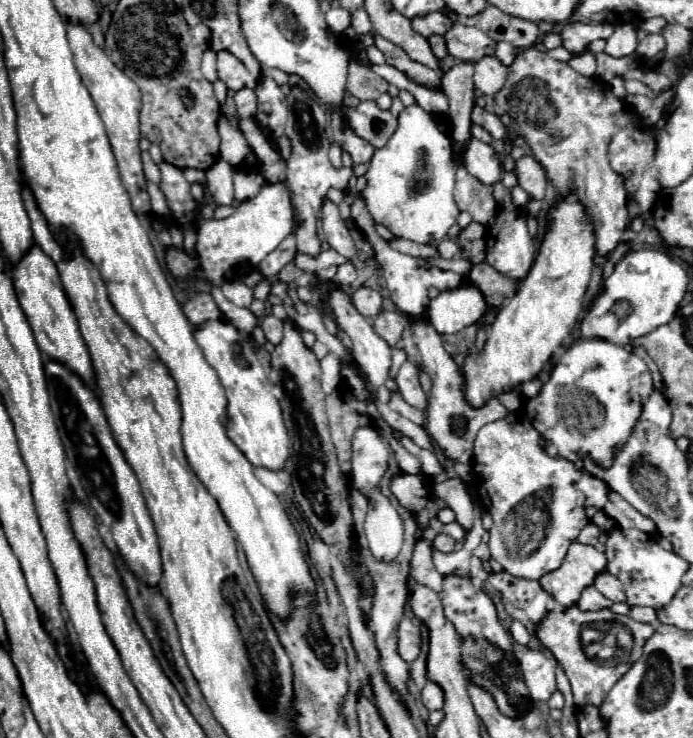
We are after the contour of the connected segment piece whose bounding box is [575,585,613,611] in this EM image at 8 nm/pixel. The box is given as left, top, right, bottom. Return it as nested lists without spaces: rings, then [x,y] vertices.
[[[589,585],[589,587],[581,593],[579,601],[575,603],[575,607],[581,609],[581,611],[599,611],[599,609],[609,609],[611,605],[613,605],[613,603],[607,601],[605,597],[601,597],[601,595],[595,591],[593,585]]]

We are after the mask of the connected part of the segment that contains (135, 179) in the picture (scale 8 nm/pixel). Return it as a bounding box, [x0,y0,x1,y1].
[67,23,151,217]

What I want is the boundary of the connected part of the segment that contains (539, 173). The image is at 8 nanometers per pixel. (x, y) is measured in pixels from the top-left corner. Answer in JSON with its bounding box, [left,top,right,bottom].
[515,157,549,199]

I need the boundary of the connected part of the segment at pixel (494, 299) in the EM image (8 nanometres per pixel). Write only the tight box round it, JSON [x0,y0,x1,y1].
[467,261,515,307]

